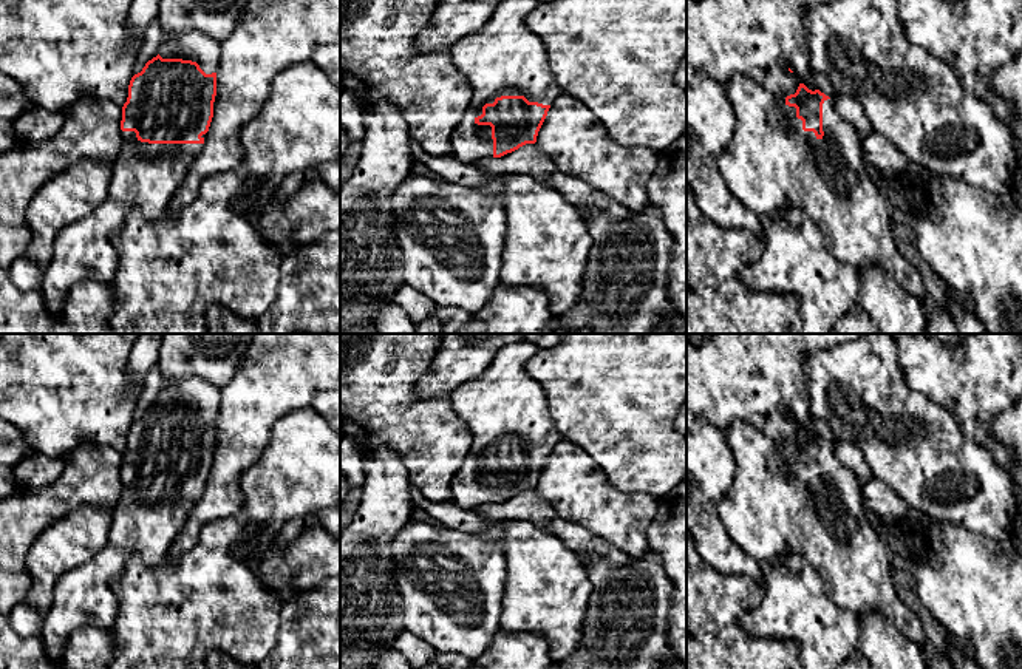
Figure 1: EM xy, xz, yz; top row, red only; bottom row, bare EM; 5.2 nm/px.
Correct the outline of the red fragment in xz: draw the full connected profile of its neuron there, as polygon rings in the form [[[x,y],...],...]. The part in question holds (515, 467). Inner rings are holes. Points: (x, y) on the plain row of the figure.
[[[529,341],[504,345],[479,377],[450,394],[473,437],[450,484],[453,502],[462,510],[535,490],[550,451],[563,440],[544,389],[526,374],[526,363],[538,352]]]

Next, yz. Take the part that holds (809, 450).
[[[733,422],[724,430],[734,456],[734,479],[717,502],[728,536],[761,565],[799,553],[823,579],[827,596],[840,607],[878,612],[904,637],[926,646],[920,618],[898,598],[887,542],[863,513],[863,487],[855,473],[835,456],[829,442],[799,430],[795,440],[776,442],[750,423]]]

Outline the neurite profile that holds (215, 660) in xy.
[[[215,650],[207,658],[207,669],[257,669],[257,666],[243,667],[241,664],[232,661],[229,657]]]

